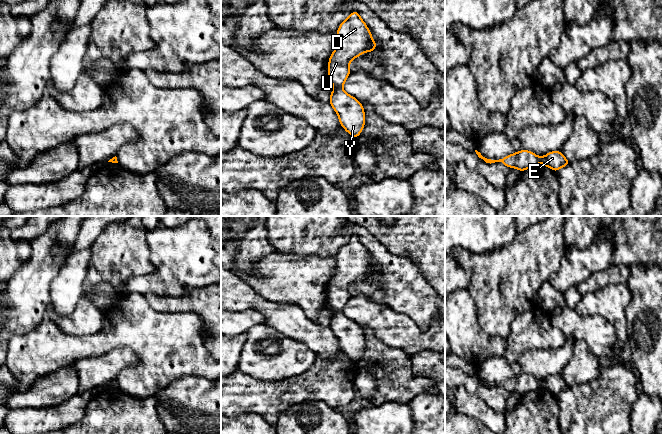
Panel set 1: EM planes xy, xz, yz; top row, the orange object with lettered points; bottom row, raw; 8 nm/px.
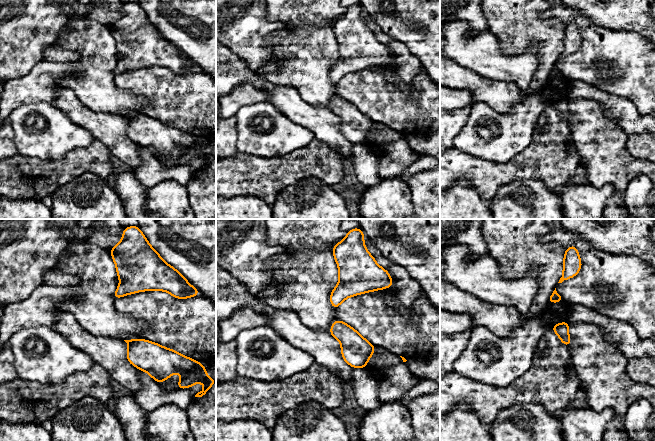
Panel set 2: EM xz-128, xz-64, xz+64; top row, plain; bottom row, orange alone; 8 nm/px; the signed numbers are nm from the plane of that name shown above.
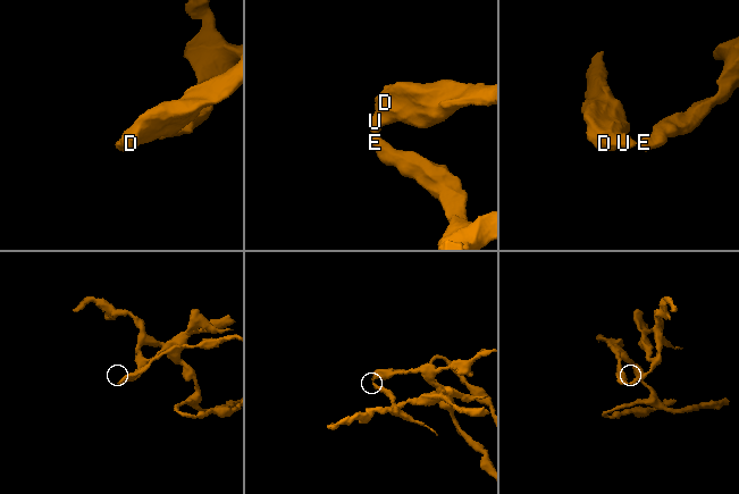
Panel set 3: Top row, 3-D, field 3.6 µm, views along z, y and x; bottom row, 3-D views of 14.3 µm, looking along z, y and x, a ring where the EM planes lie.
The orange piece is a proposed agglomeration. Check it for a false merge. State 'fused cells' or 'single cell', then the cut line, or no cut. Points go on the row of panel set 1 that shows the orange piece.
fused cells | xz (340, 86), (334, 88)

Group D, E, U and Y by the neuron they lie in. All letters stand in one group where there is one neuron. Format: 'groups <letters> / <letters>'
groups D U / E Y

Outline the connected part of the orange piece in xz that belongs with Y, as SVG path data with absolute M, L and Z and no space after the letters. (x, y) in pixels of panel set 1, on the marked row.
M341 87L334 88L328 102L336 111L340 125L357 139L365 125L365 113L361 102Z

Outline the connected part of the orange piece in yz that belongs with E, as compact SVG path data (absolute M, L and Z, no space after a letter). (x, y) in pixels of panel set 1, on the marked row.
M560 150L549 152L547 155L540 158L540 162L555 172L571 164Z

